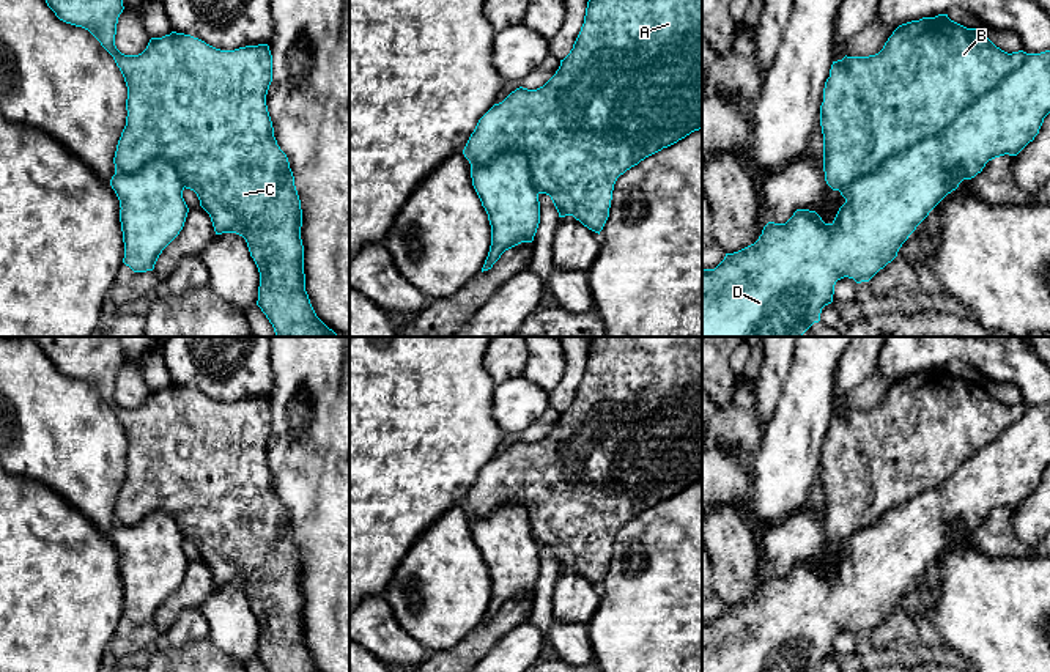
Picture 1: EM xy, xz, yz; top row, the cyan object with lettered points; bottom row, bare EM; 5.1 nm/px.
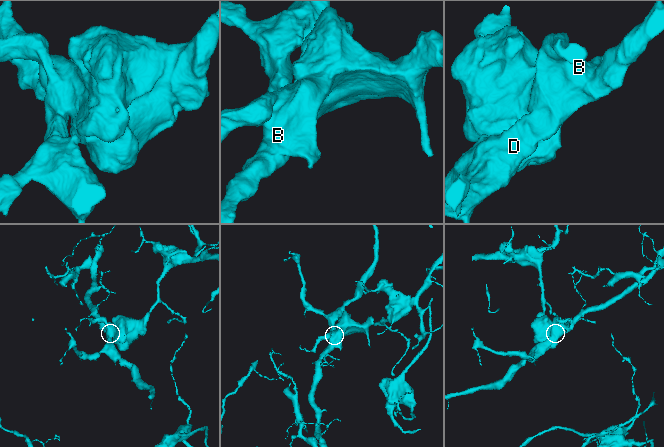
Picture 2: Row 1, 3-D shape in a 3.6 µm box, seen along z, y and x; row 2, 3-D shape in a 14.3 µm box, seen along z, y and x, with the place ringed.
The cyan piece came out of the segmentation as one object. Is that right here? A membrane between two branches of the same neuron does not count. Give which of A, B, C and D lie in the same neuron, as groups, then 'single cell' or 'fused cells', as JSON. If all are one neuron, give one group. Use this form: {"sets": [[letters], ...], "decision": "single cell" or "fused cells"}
{"sets": [["A", "B", "C"], ["D"]], "decision": "fused cells"}

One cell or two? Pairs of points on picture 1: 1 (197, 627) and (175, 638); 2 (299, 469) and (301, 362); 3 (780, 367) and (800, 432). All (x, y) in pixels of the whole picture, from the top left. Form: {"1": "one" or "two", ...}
{"1": "one", "2": "one", "3": "two"}

